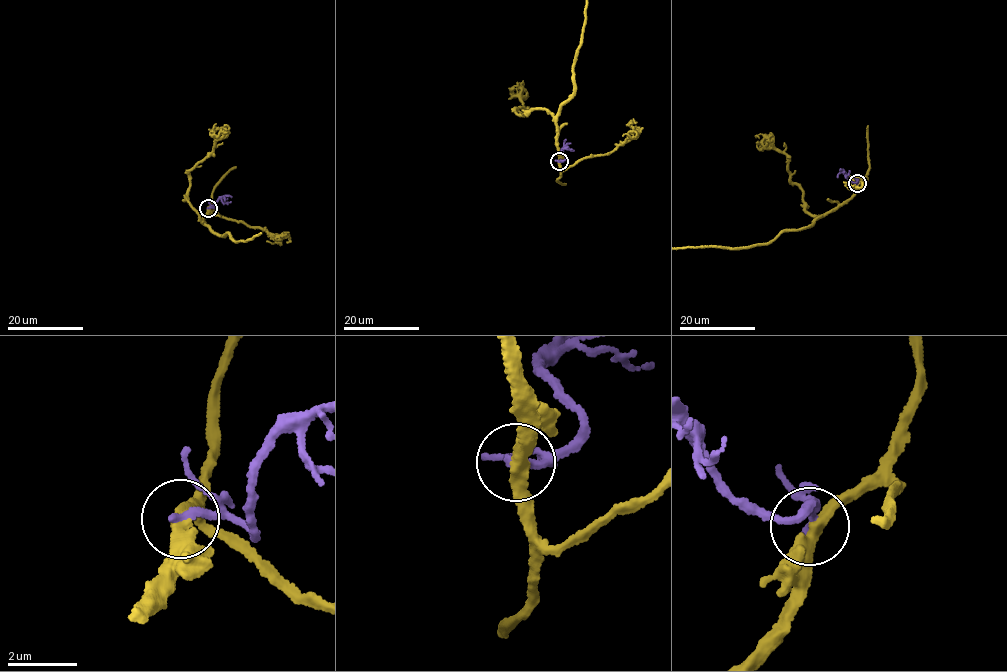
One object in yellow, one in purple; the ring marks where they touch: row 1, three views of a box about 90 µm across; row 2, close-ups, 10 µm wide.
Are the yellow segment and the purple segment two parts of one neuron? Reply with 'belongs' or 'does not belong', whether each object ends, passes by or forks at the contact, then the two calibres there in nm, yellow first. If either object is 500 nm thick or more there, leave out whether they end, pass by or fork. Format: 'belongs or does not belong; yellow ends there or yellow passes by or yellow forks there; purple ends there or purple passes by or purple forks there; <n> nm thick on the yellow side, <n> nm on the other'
does not belong; yellow passes by; purple ends there; 360 nm thick on the yellow side, 240 nm on the other

